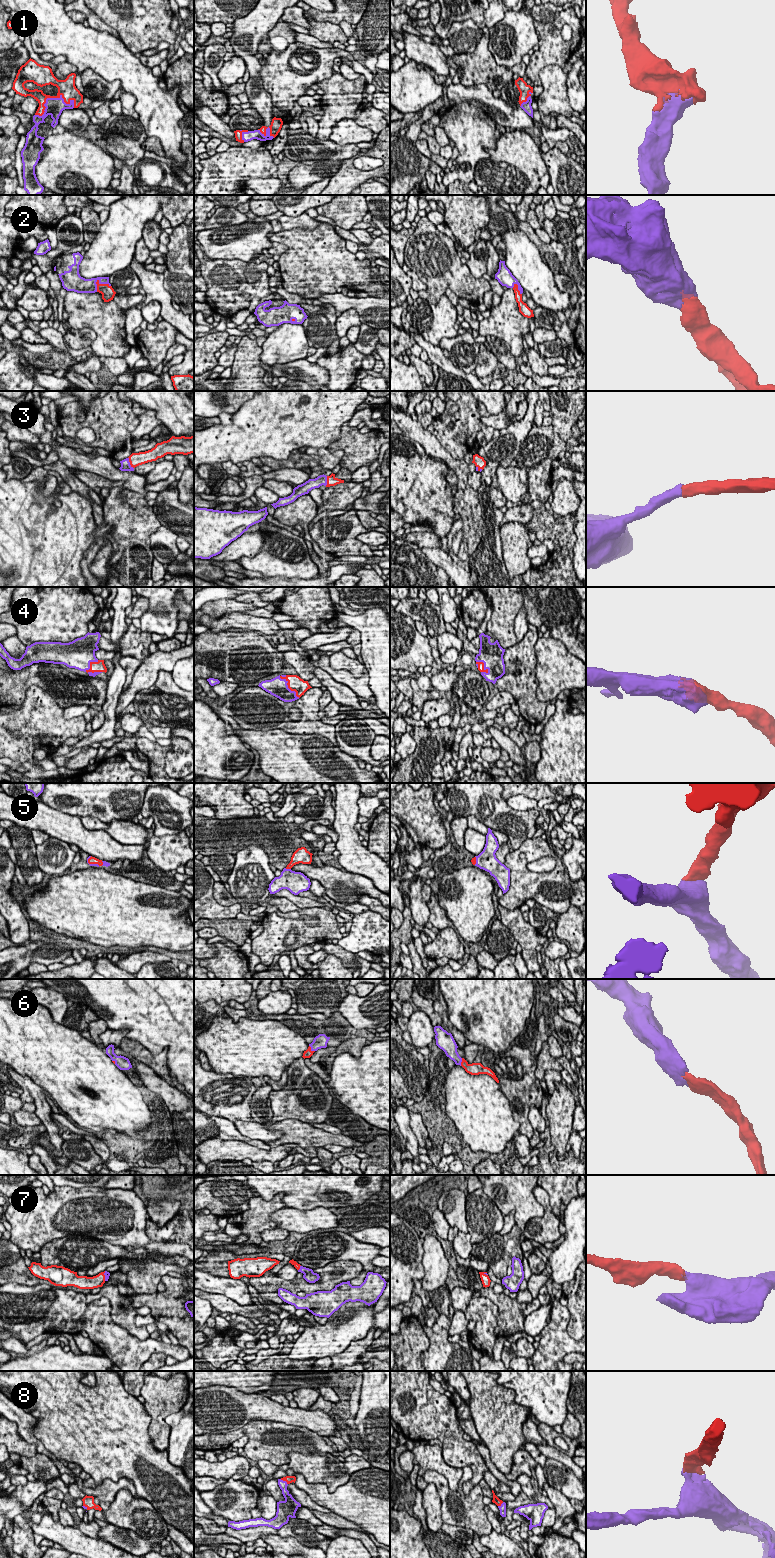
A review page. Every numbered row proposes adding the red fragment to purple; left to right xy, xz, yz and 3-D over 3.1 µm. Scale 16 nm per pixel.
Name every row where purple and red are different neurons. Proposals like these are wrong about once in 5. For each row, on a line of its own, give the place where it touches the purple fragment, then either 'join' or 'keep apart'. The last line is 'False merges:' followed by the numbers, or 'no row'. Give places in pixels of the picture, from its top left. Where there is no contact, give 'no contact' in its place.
1: contact xy (49, 98); join
2: contact xy (103, 283); join
3: contact xy (129, 463); join
4: contact xz (287, 687); join
5: contact xz (288, 869); join
6: contact xz (311, 1049); join
7: contact xy (105, 1276); join
8: contact xz (284, 1481); join
False merges: no row

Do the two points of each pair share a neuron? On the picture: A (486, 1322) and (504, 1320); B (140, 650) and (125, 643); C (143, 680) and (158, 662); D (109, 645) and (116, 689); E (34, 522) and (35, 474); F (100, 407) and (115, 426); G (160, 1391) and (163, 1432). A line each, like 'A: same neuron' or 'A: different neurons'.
A: different neurons
B: same neuron
C: same neuron
D: different neurons
E: different neurons
F: same neuron
G: same neuron

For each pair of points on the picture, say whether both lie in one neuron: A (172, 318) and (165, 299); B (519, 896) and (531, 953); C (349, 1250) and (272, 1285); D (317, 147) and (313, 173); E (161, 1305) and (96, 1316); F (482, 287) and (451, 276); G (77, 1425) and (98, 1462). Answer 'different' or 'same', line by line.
A: same
B: different
C: different
D: different
E: different
F: same
G: same

